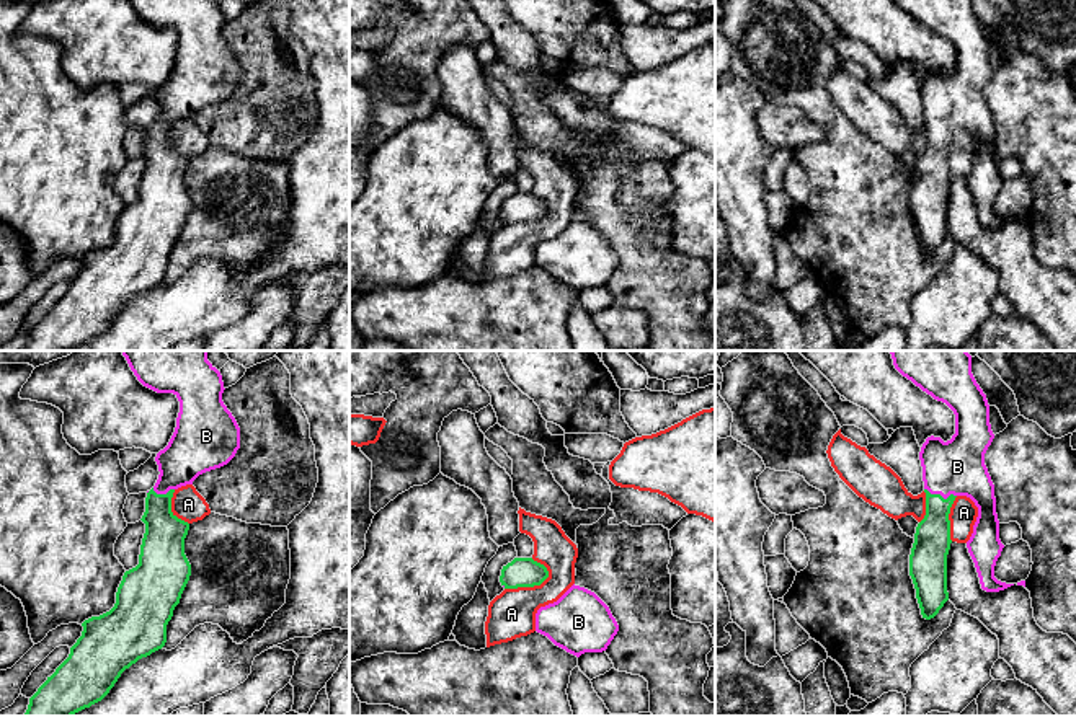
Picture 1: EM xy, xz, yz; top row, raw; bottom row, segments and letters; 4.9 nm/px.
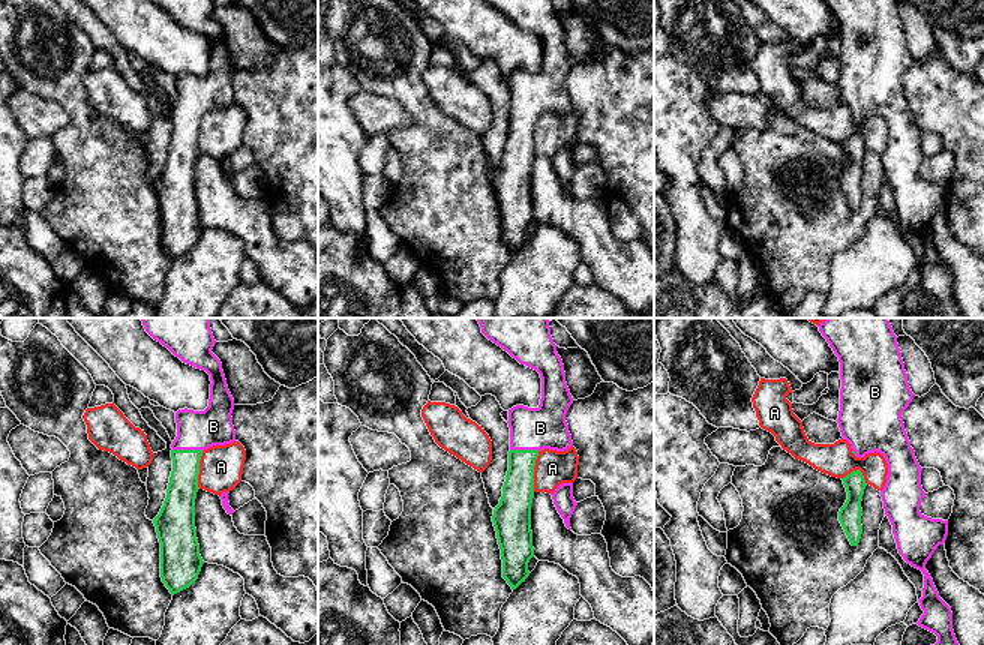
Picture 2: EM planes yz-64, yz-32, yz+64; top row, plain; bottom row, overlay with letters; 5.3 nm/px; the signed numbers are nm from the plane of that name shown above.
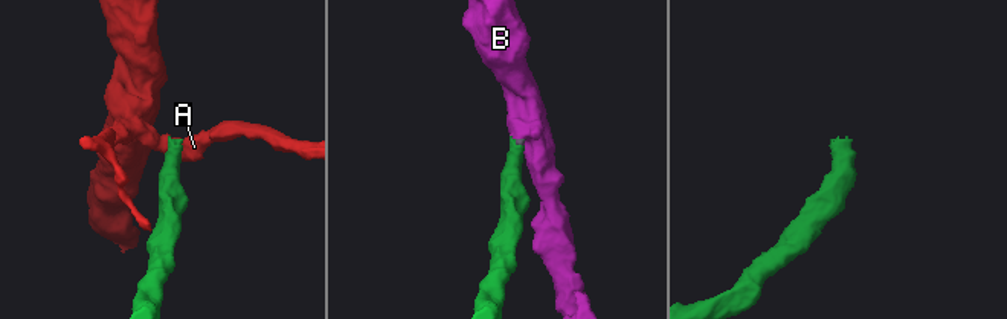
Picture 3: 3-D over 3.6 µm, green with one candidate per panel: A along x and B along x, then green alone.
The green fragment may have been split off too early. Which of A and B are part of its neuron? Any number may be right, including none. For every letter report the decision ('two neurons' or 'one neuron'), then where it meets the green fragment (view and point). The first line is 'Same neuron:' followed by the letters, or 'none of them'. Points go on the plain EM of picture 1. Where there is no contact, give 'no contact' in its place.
Same neuron: B
A: two neurons; meets green in xz at (528, 220)
B: one neuron; meets green in yz at (939, 129)

